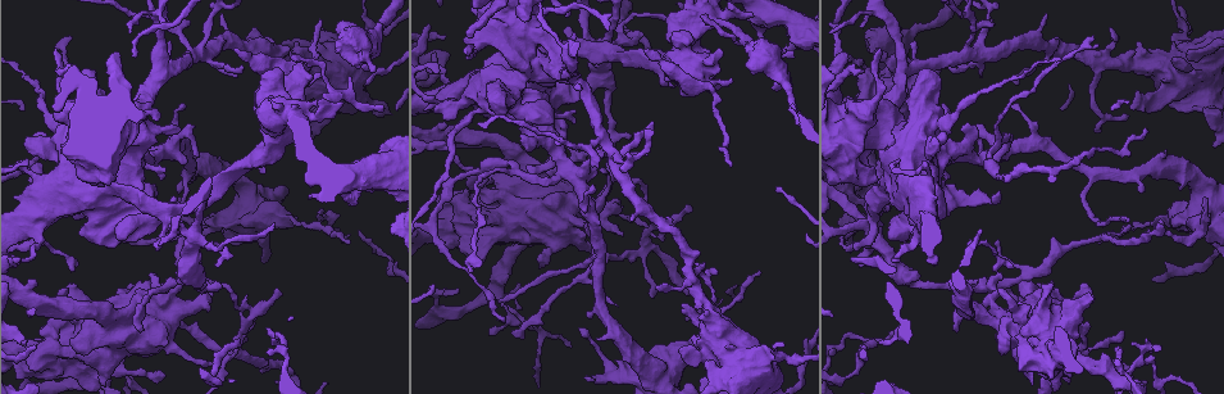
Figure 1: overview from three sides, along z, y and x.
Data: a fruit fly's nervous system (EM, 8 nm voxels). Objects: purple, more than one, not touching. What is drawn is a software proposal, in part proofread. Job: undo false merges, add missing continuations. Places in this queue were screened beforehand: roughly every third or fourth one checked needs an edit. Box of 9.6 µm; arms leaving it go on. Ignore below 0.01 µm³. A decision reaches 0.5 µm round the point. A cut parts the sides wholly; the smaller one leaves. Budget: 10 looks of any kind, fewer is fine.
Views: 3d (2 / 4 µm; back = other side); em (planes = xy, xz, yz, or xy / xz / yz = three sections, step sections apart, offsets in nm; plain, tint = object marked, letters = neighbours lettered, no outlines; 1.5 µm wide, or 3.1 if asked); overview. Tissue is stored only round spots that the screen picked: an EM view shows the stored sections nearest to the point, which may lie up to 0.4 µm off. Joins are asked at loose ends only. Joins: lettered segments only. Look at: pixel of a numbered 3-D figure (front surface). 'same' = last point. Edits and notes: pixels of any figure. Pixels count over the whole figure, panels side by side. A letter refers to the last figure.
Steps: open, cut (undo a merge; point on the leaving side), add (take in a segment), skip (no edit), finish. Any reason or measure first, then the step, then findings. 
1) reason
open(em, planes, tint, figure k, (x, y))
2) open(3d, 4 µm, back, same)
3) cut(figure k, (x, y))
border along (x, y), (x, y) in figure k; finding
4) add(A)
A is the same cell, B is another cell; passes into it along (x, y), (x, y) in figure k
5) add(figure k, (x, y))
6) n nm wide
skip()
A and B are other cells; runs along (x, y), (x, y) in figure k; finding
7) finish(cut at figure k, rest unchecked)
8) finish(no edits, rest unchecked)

branch stops here
open(em, planes, letters, figure 1, (875, 344))

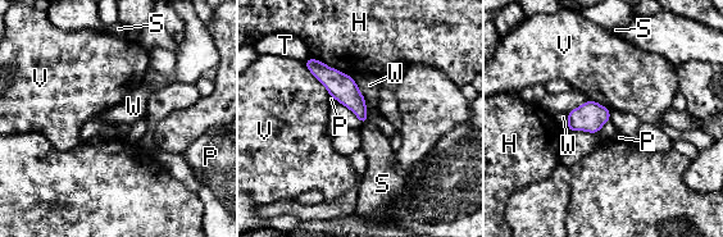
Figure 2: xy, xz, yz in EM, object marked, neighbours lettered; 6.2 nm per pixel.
skip()
H, P, S, T, V and W are other cells; runs along (312, 62), (358, 106), (363, 118) in figure 2; no lettered segment goes on from it

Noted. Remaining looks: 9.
an open end
open(3d, 4 µm, figure 1, (860, 26))

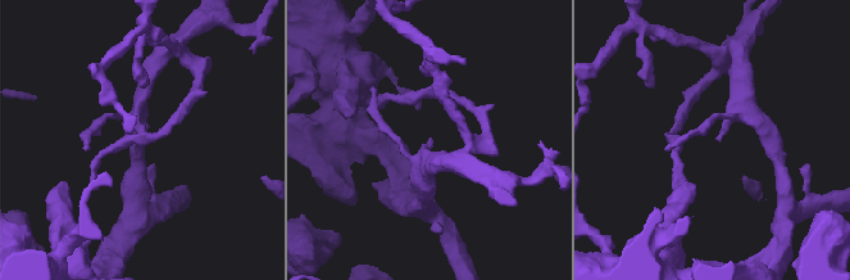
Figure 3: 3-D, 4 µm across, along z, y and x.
open(em, yz, step 4, tint, figure 3, (718, 138))

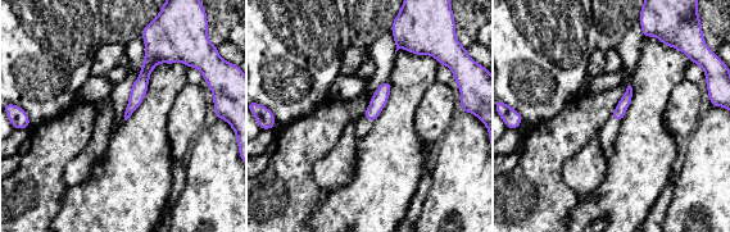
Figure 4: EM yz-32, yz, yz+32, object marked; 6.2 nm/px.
open(em, yz, step 4, letters, same)

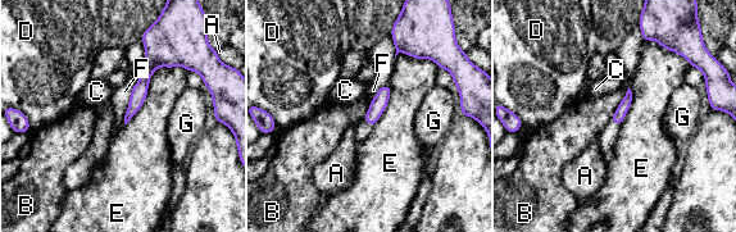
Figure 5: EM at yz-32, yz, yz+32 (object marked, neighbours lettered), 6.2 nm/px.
skip()
A, B, C, D, E, F and G are other cells; runs along (149, 45), (150, 67), (128, 116) in figure 5; no lettered segment goes on from it

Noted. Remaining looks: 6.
thin end
open(em, planes, letters, figure 1, (717, 274))

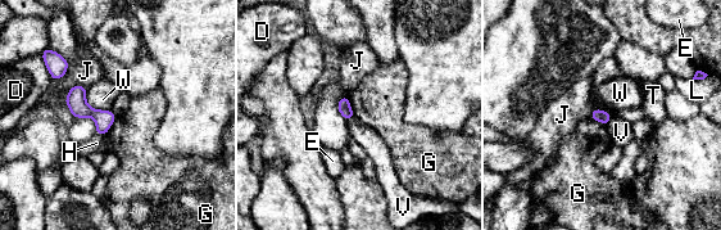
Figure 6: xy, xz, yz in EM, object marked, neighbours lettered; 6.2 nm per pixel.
80 nm wide
skip()
D, E, G, H, J, L, T, V and W are other cells; no lettered segment goes on from it

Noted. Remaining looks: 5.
tapers out
open(em, xy, step 4, letters, figure 1, (616, 305))

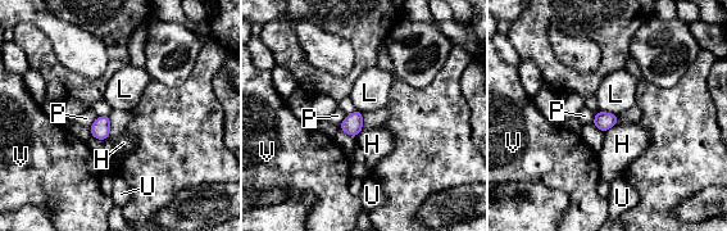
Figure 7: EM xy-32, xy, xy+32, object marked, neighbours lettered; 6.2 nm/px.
another direction
open(em, planes, letters, same)

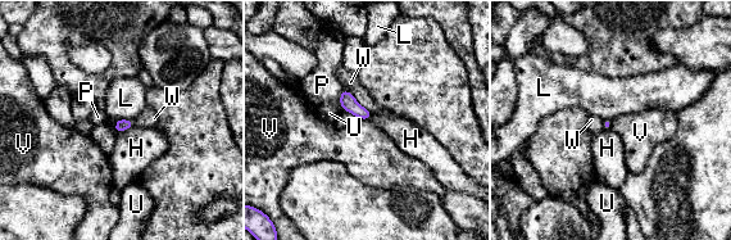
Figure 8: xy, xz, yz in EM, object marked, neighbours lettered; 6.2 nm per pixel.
W touches over 240 nm
skip()
H, L, P, U, V and W are other cells; border along (359, 117), (367, 120) in figure 8; no lettered segment goes on from it

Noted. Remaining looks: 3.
finish(no edits, rest unchecked)

